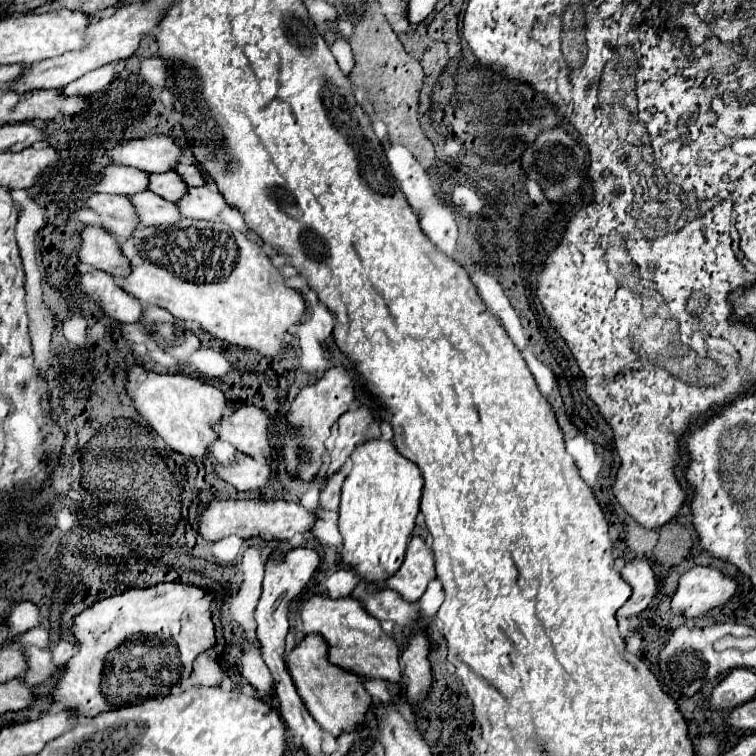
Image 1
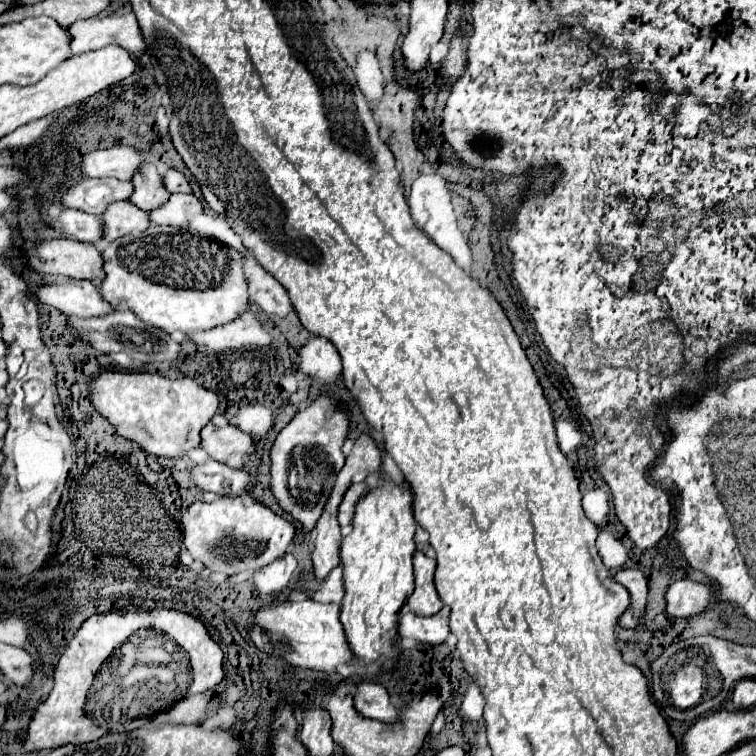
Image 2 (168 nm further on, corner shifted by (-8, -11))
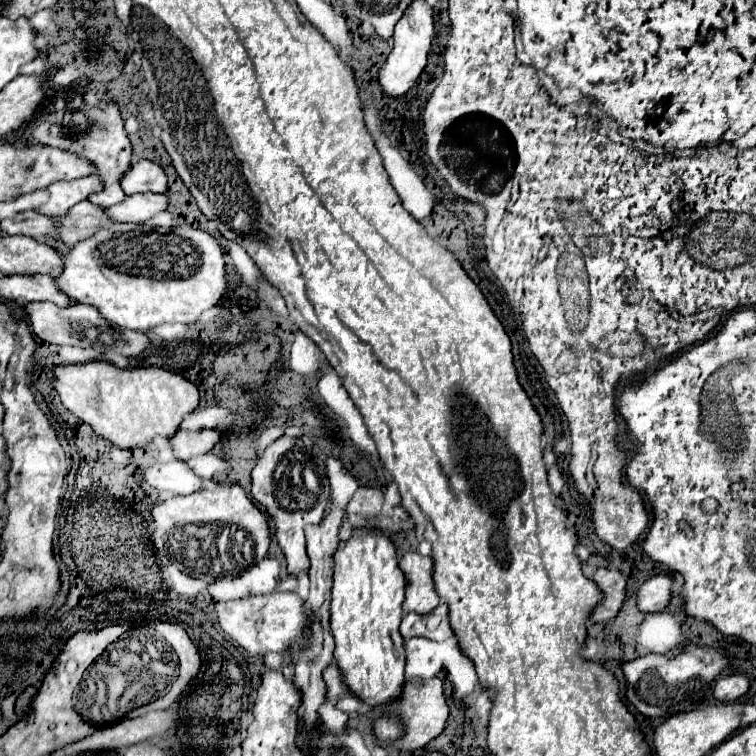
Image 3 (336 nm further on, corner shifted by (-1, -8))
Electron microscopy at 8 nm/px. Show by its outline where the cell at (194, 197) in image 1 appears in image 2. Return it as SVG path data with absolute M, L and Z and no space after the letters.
M170 195L168 203L148 211L152 225L170 225L170 227L184 227L190 215L202 213L204 207L200 199L190 195Z

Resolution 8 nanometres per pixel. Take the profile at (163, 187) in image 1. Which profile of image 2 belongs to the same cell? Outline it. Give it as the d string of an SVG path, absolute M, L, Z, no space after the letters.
M152 163L140 165L140 171L132 175L132 185L134 185L134 193L130 195L128 201L132 201L136 207L144 211L160 207L170 197L170 193L162 187L162 175Z

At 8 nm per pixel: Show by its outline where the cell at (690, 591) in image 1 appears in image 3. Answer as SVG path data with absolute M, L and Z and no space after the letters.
M665 574L649 578L639 588L639 610L643 612L663 612L671 602L671 578Z

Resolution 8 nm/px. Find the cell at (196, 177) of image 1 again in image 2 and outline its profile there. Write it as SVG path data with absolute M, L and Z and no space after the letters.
M168 169L164 175L164 189L168 193L192 193L190 189L190 183L188 179L184 177L184 173L177 171L176 169Z

